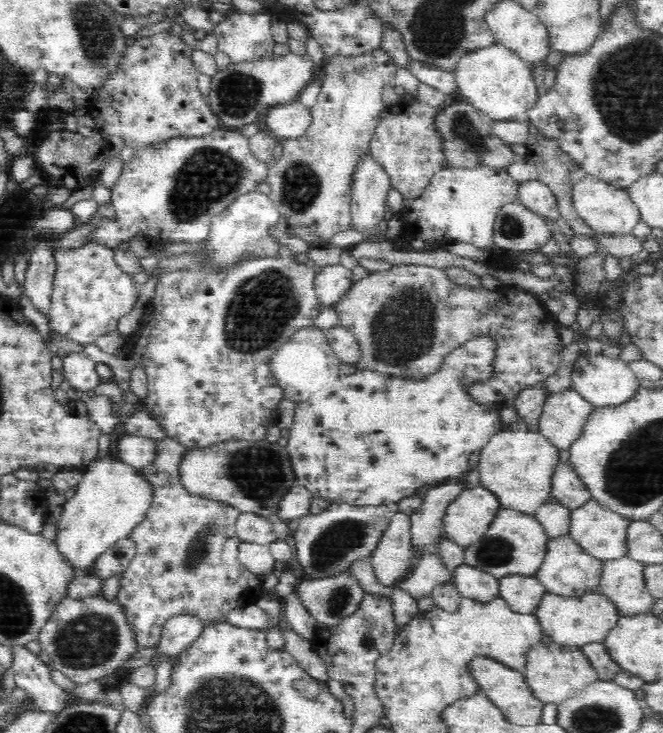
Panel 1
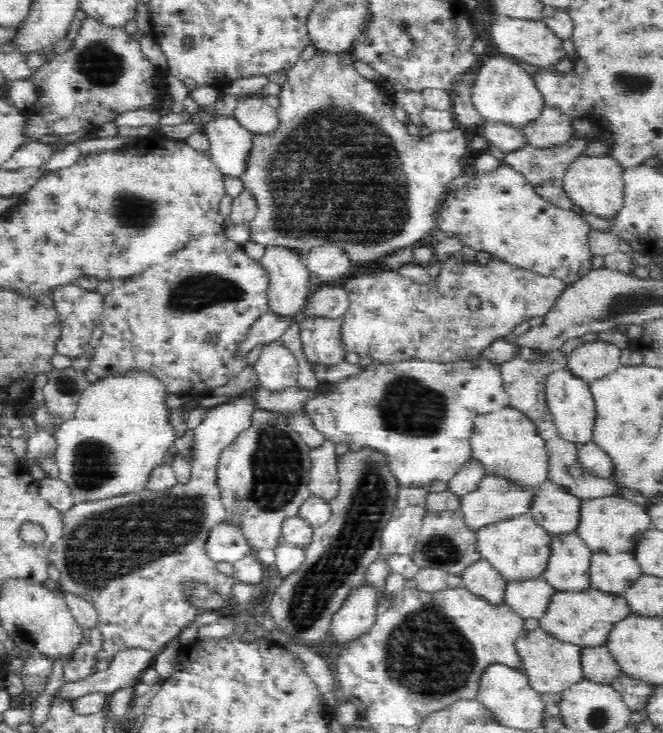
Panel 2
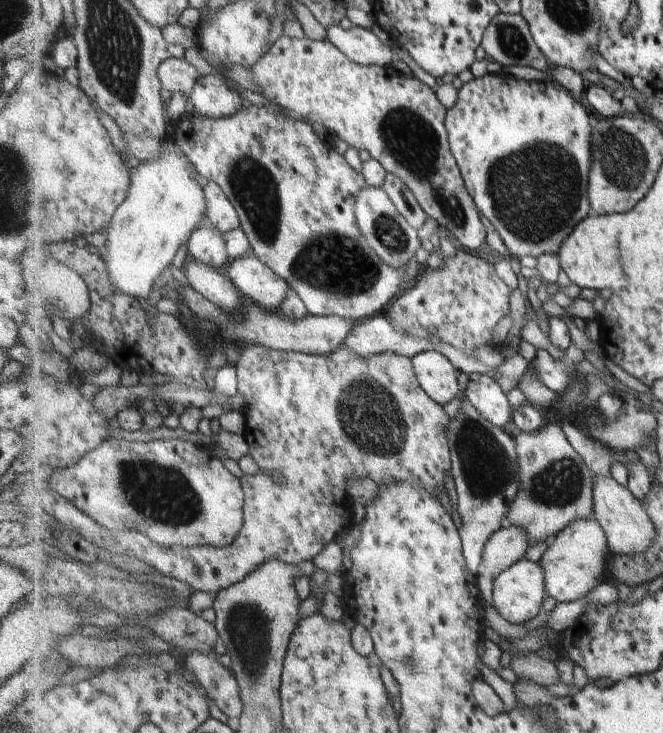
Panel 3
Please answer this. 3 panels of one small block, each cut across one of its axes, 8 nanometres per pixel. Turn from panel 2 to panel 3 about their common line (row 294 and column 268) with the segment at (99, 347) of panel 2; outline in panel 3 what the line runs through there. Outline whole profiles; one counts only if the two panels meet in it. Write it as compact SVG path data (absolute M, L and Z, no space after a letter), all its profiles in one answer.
M247 104L239 112L227 118L211 118L207 115L202 115L194 108L192 111L181 114L176 119L167 117L167 120L169 130L172 132L171 139L175 141L177 147L188 156L203 177L223 187L223 192L225 192L227 198L230 198L235 210L238 210L240 223L242 224L241 229L249 240L250 252L260 258L267 266L270 266L297 291L297 294L306 303L311 315L339 315L355 322L371 318L373 314L381 312L385 306L388 306L407 288L405 283L407 282L407 267L405 265L400 267L388 265L377 254L377 251L370 245L367 237L360 229L356 205L358 204L358 196L363 188L369 186L364 174L354 172L353 166L347 162L347 158L335 150L332 140L321 139L321 136L317 134L317 130L313 128L308 119L293 112L288 111L287 113L280 114L275 109L272 110L267 106Z

